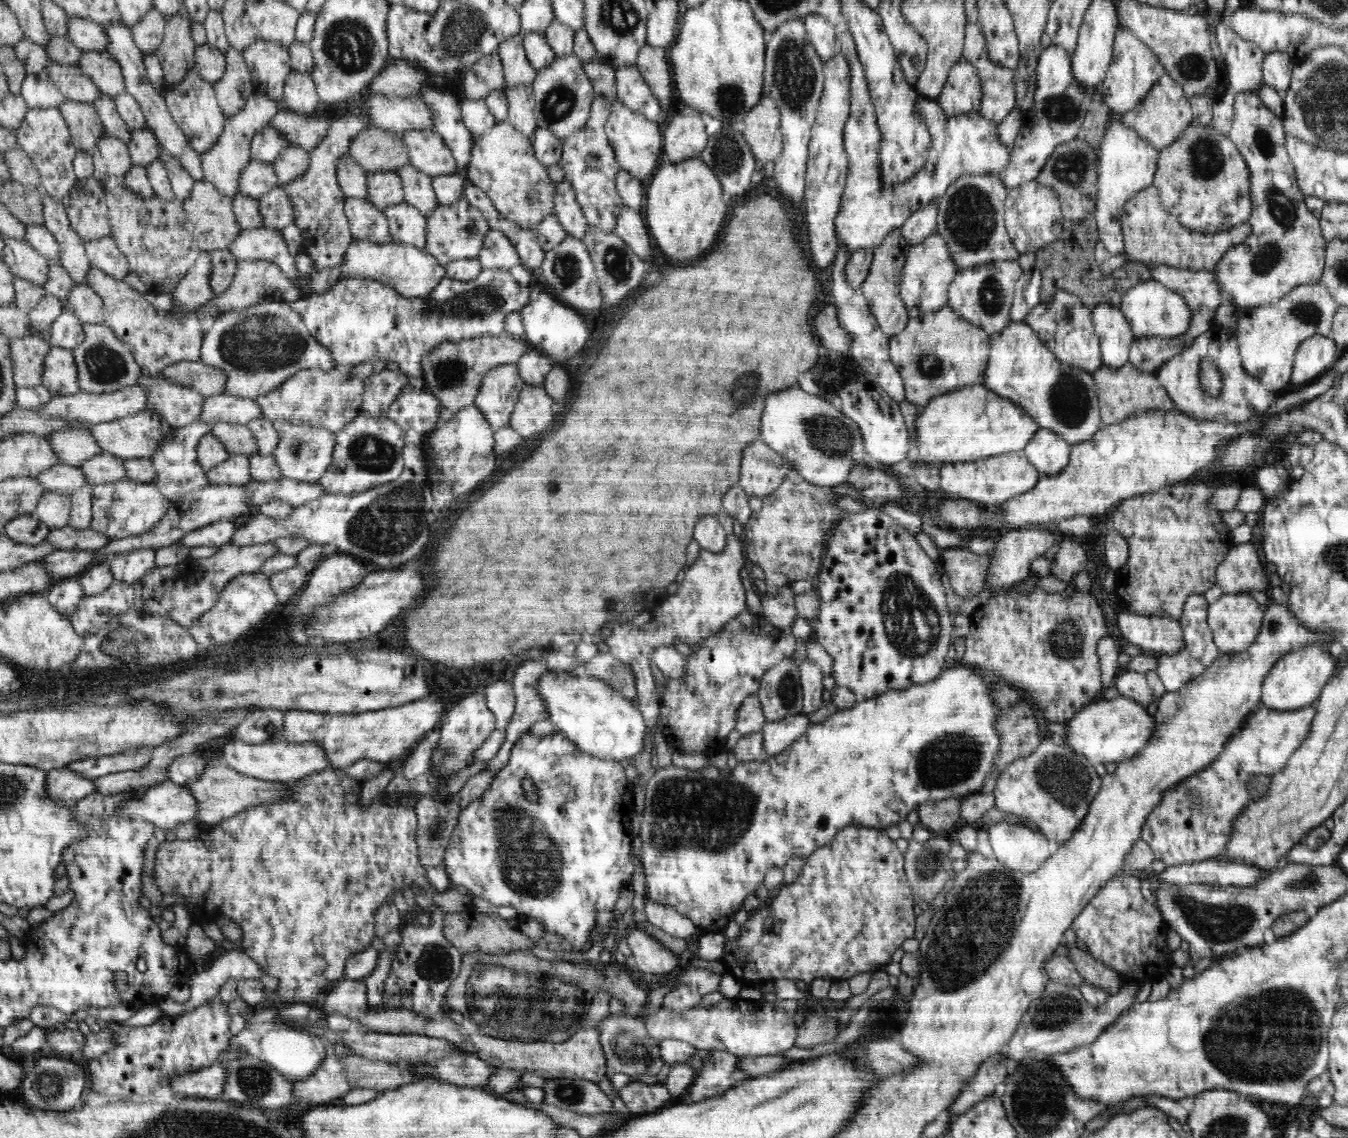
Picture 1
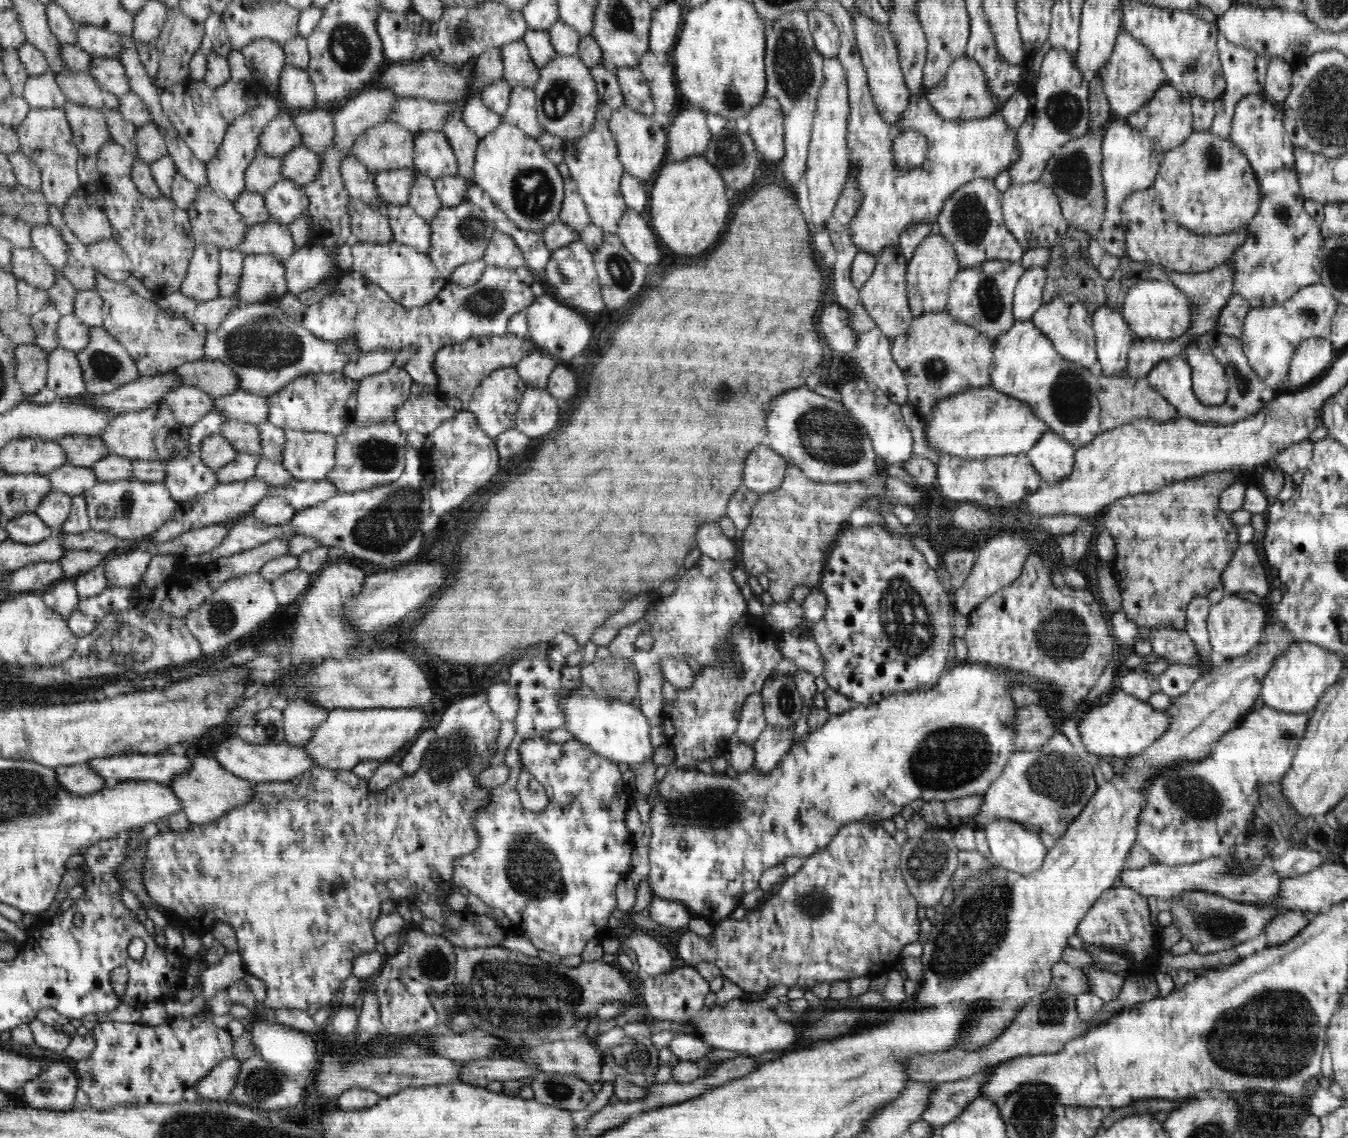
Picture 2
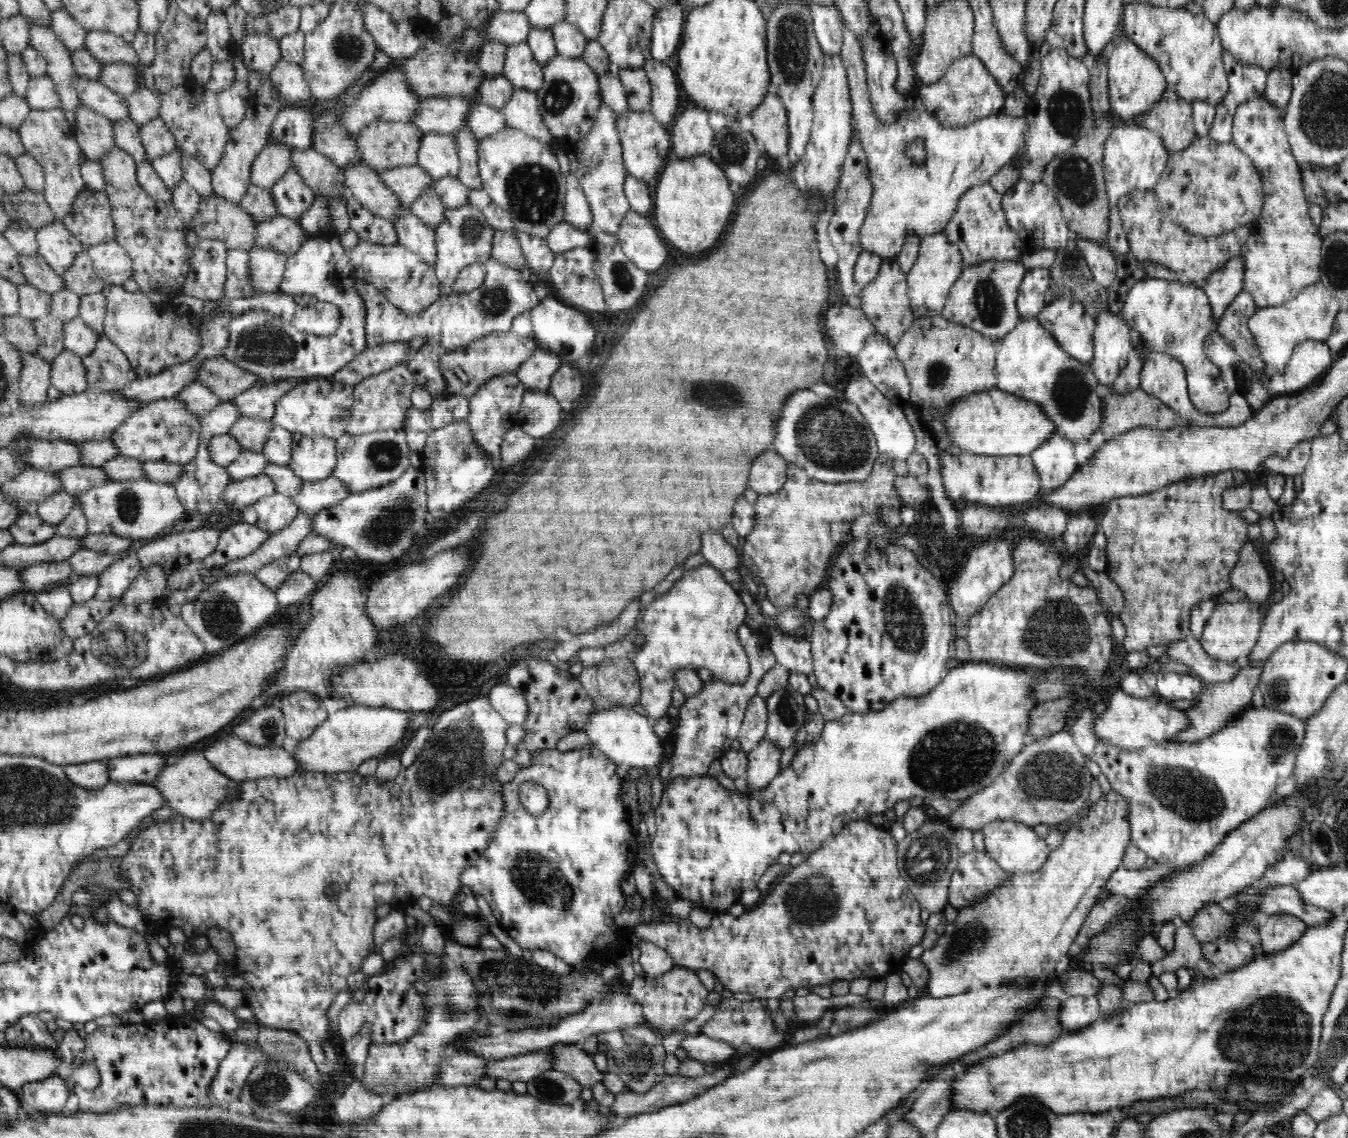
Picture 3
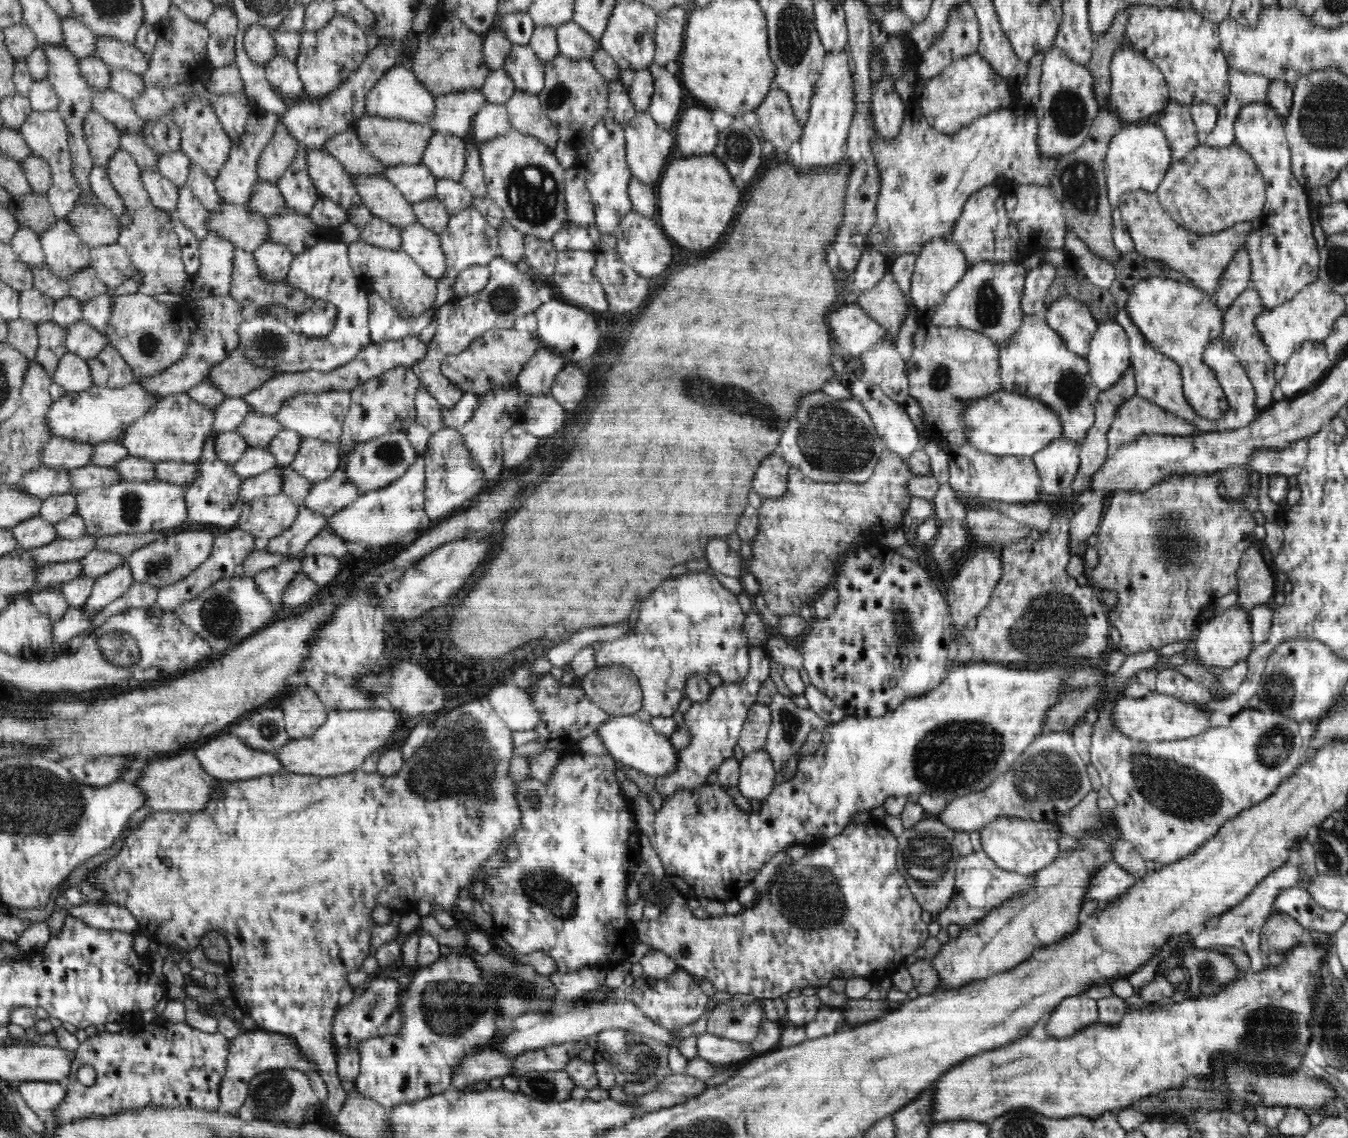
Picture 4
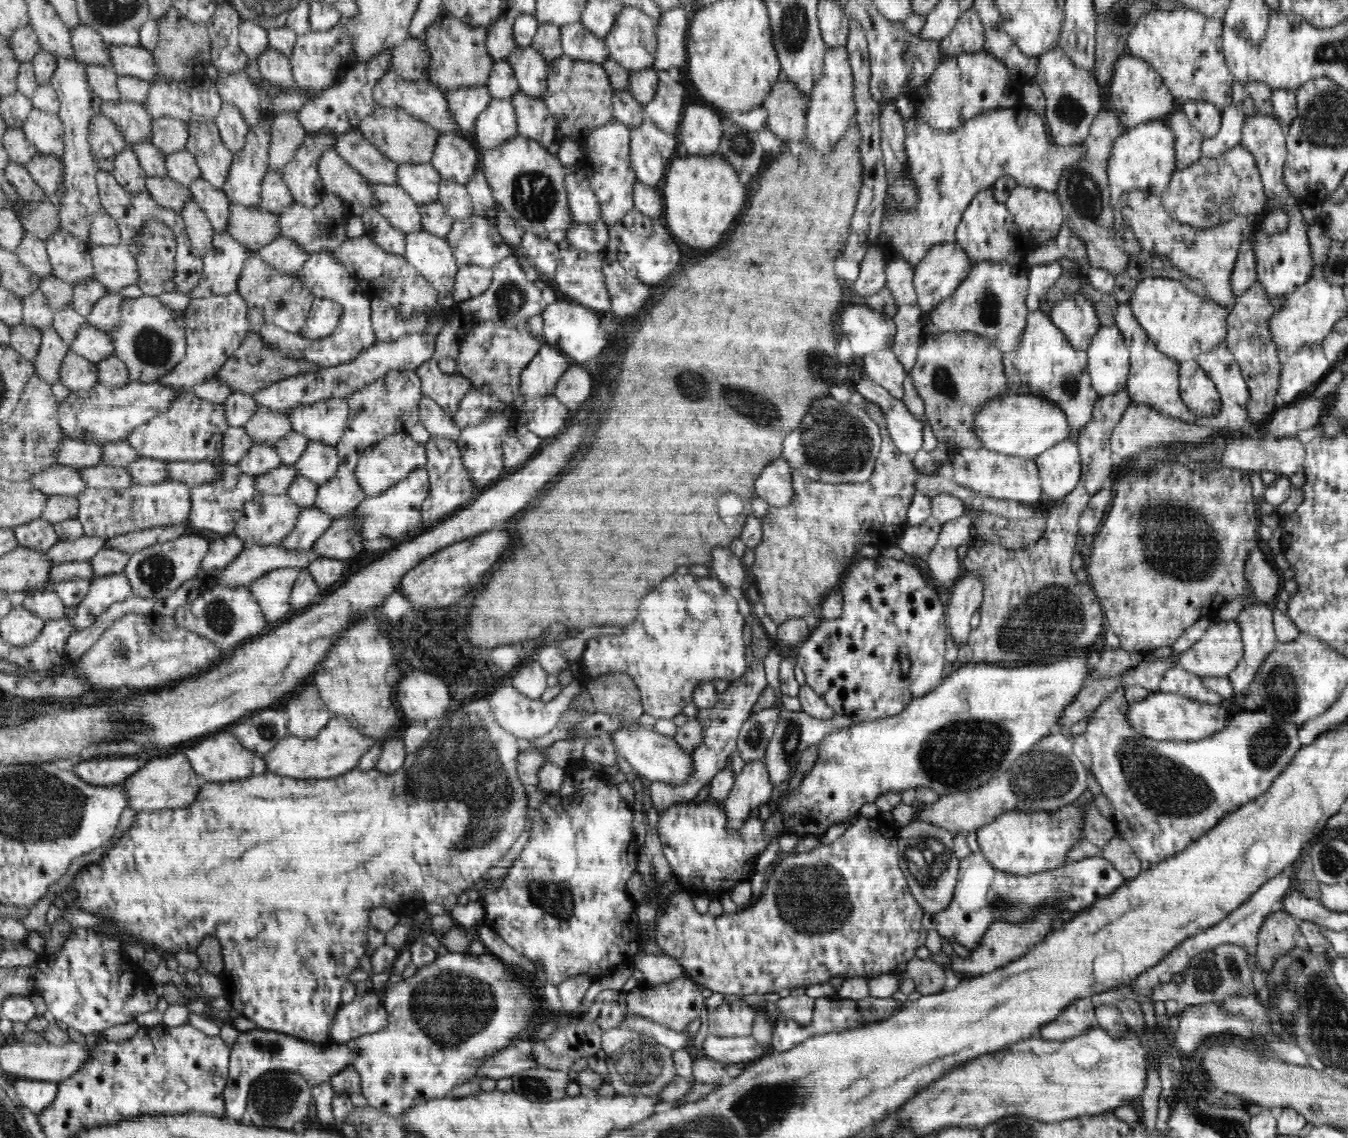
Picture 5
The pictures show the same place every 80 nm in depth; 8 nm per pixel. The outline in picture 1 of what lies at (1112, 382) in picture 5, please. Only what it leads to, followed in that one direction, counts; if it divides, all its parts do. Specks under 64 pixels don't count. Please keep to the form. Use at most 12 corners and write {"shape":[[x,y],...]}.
{"shape":[[1121,307],[1092,311],[1103,365],[1124,366],[1136,336]]}

